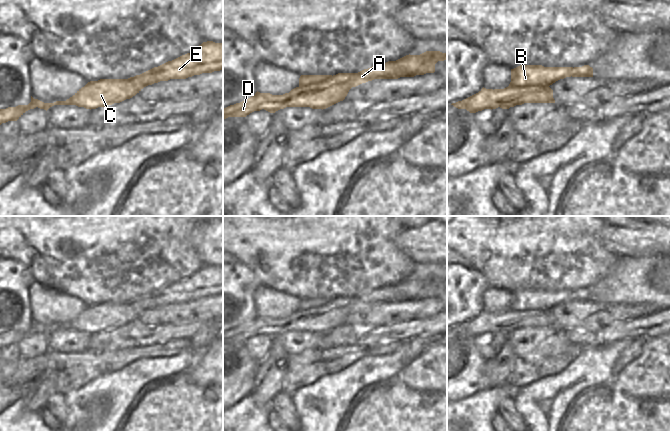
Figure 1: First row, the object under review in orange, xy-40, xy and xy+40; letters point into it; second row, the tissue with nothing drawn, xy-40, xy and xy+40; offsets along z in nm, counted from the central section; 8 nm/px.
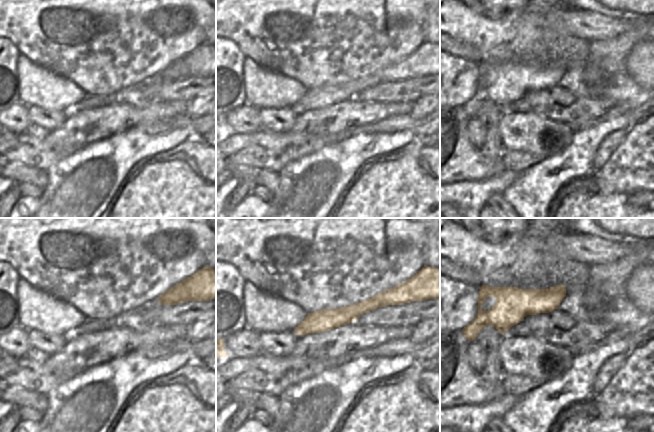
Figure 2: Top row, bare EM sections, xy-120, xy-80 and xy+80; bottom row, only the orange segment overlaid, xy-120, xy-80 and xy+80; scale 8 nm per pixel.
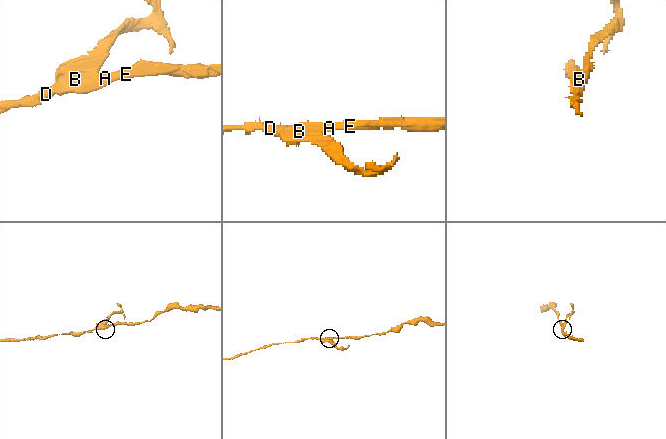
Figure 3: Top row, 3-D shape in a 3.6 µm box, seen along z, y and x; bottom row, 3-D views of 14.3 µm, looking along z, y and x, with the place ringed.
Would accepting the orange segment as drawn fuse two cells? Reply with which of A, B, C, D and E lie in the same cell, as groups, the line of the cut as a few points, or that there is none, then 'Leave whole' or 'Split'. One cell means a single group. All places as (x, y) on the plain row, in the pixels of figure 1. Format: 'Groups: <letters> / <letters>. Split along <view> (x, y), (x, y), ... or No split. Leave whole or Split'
Groups: A C D E / B. Split along xy+40 (548, 310), (520, 310), (511, 318), (498, 317), (494, 314). Split

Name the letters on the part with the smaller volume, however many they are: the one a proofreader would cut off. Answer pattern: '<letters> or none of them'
B

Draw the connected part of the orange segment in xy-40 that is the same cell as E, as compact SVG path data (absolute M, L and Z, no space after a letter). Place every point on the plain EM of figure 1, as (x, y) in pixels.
M203 266L196 273L140 299L128 303L100 303L90 305L66 325L44 327L31 320L28 329L18 329L0 333L0 349L17 345L26 335L36 331L48 334L54 329L76 329L86 333L106 331L130 323L144 311L168 305L186 303L202 297L212 297L223 293L223 266Z

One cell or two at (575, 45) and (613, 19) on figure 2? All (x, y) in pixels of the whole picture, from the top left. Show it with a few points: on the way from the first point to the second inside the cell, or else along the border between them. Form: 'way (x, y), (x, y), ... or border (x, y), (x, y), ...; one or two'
border (561, 32), (567, 32), (589, 41); two

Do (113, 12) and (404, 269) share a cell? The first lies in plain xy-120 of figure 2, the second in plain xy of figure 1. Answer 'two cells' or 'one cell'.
one cell

